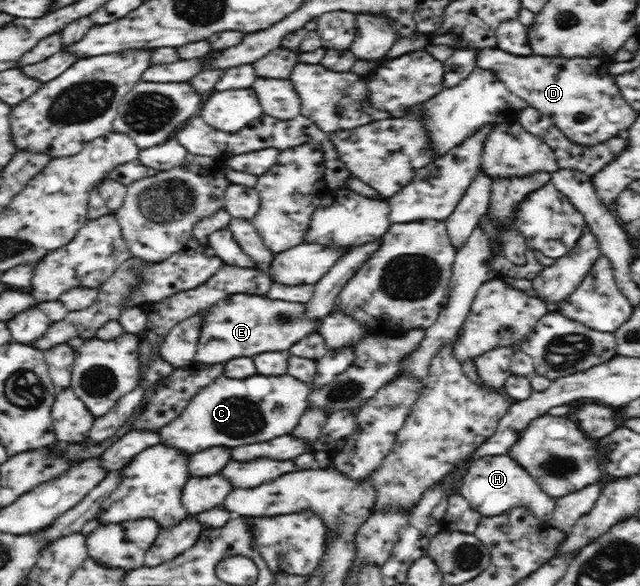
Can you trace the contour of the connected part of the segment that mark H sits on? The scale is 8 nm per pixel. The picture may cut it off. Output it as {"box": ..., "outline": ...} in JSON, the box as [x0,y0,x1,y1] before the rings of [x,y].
{"box":[459,454,557,521],"outline":[[[508,454],[490,456],[472,462],[462,479],[459,495],[470,502],[472,509],[480,512],[483,517],[492,517],[506,513],[512,507],[529,509],[540,521],[552,517],[557,499],[542,492],[540,484]]]}

